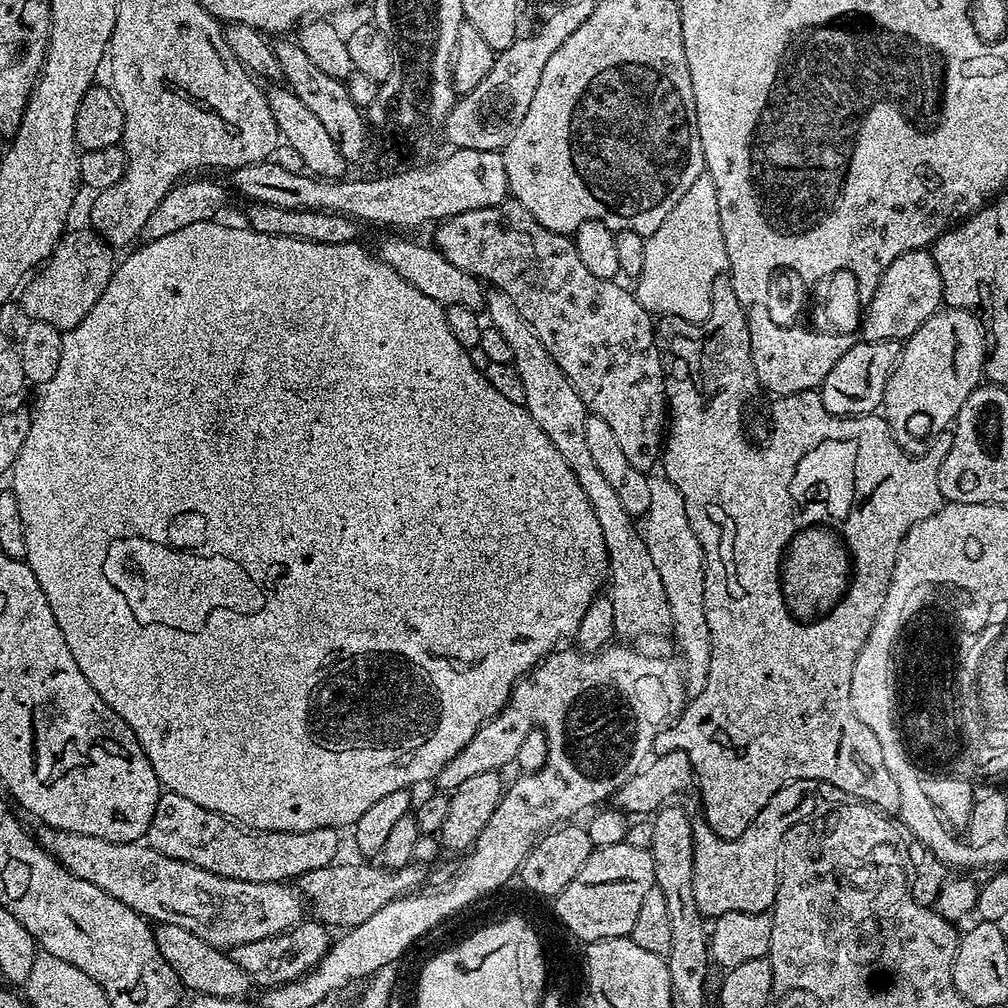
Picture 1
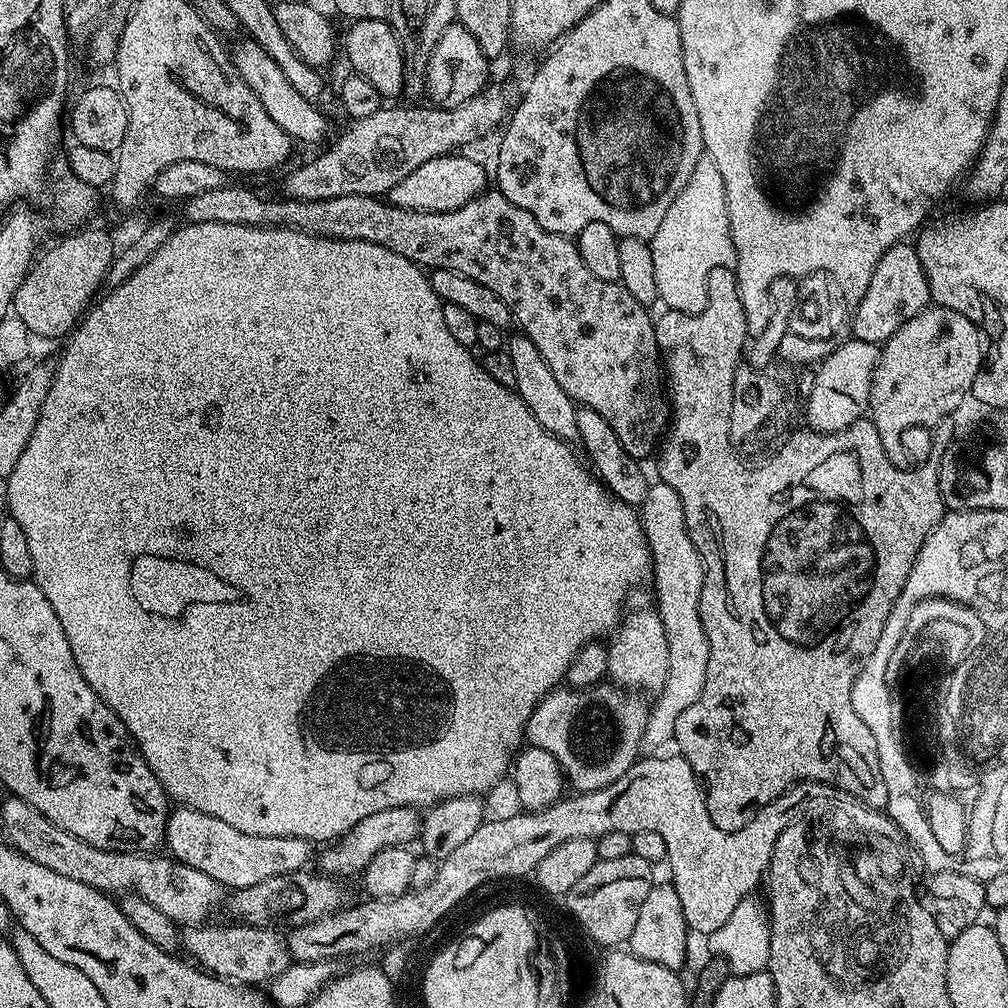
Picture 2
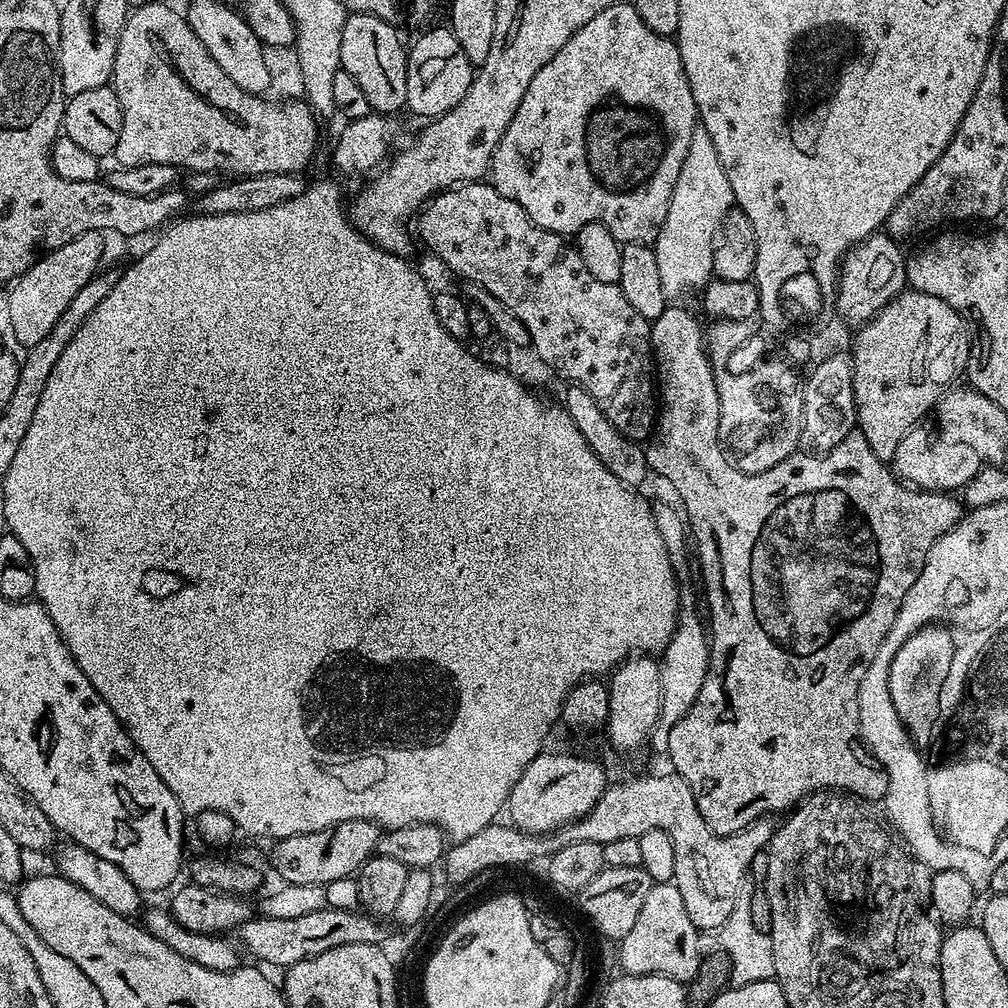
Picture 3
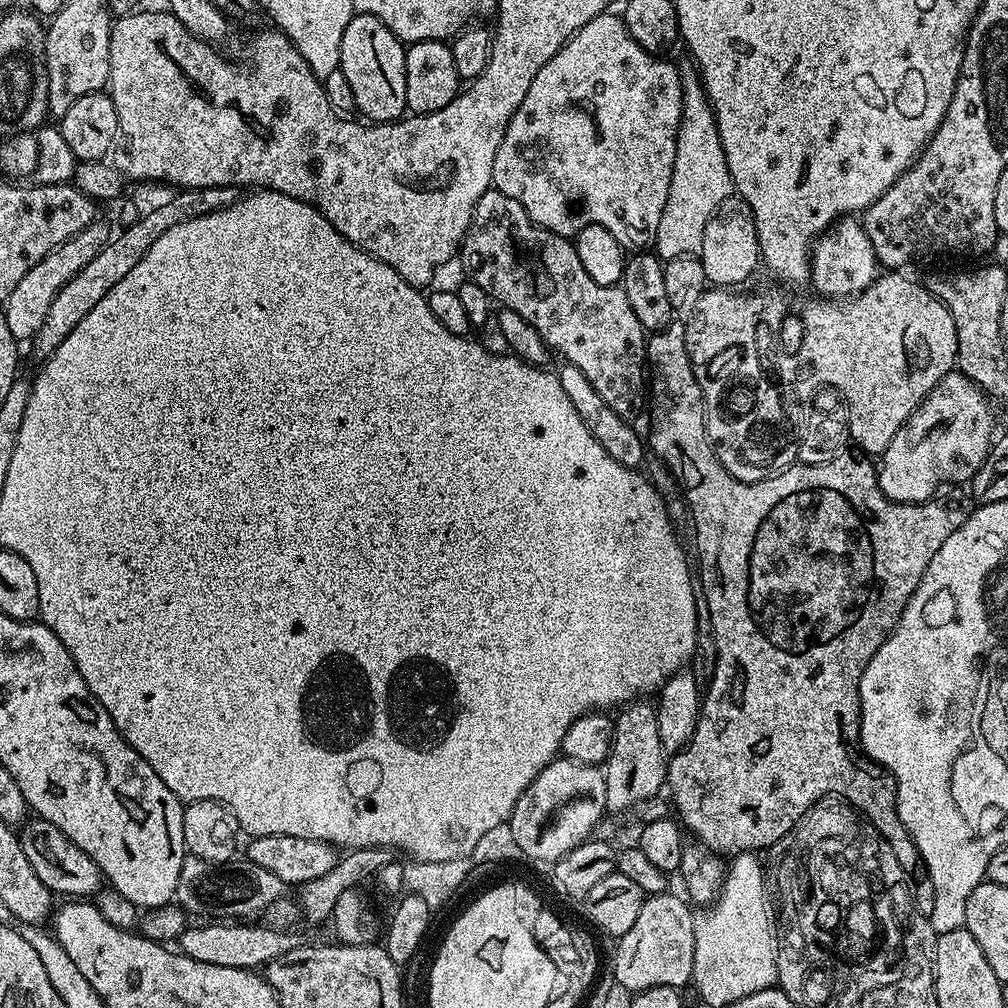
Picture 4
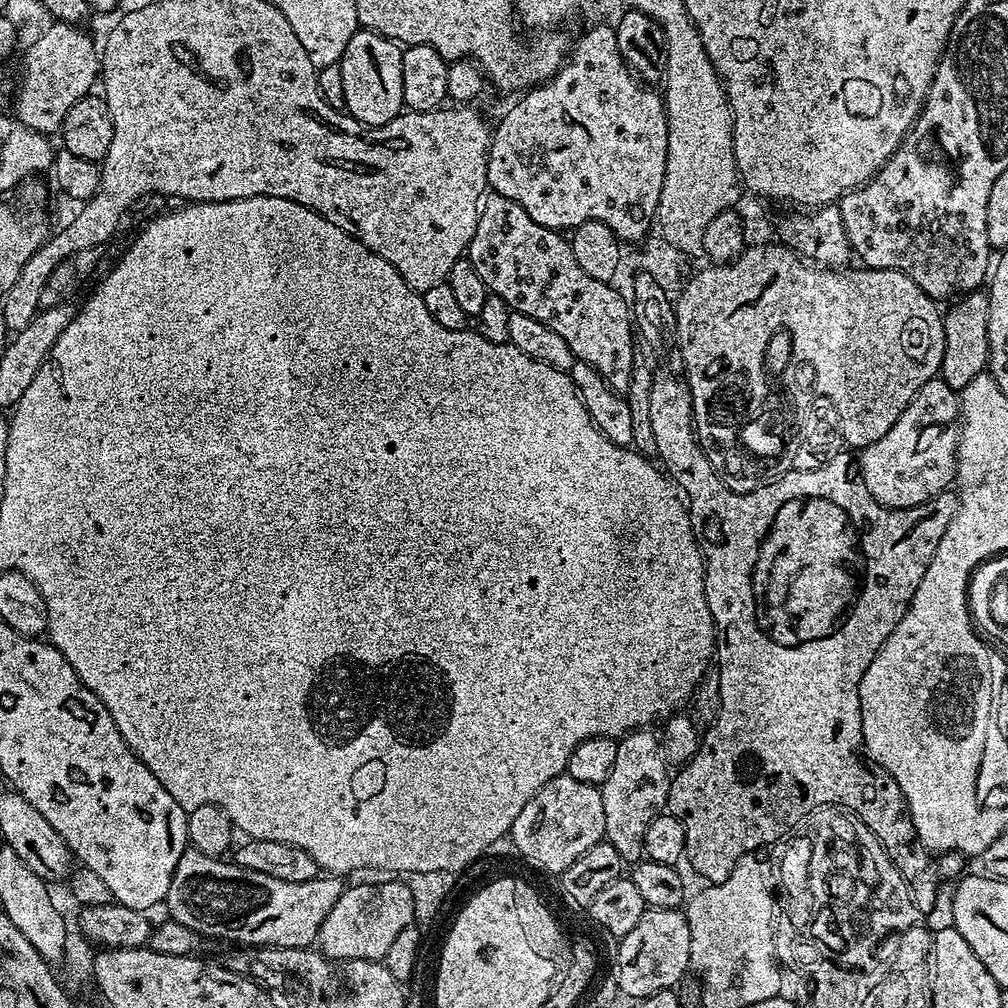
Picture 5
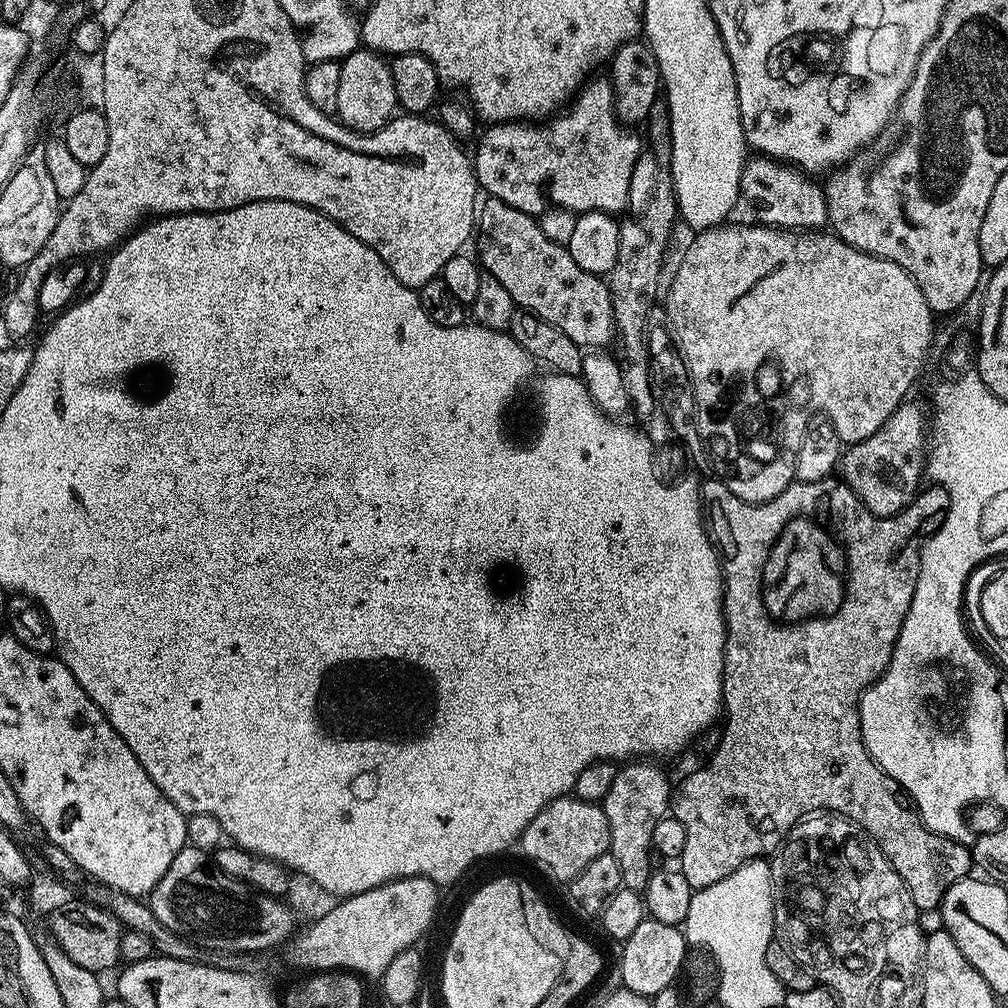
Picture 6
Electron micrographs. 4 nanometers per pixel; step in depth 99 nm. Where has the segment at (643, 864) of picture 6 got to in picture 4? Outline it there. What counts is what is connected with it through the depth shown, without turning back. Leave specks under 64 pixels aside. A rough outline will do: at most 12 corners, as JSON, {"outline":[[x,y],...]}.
{"outline":[[619,709],[603,765],[607,811],[666,784],[657,709]]}

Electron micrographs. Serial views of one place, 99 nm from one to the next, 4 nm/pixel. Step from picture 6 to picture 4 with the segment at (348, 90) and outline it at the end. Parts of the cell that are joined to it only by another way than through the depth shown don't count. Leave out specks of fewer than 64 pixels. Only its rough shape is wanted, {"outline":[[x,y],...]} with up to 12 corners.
{"outline":[[378,18],[346,26],[338,71],[365,121],[408,107],[405,45]]}

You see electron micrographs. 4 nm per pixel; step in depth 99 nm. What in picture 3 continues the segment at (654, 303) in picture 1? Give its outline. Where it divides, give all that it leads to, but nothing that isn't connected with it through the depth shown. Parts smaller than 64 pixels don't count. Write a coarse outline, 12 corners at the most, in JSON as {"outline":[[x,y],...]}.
{"outline":[[697,127],[654,245],[676,298],[713,279],[733,204],[730,178]]}

